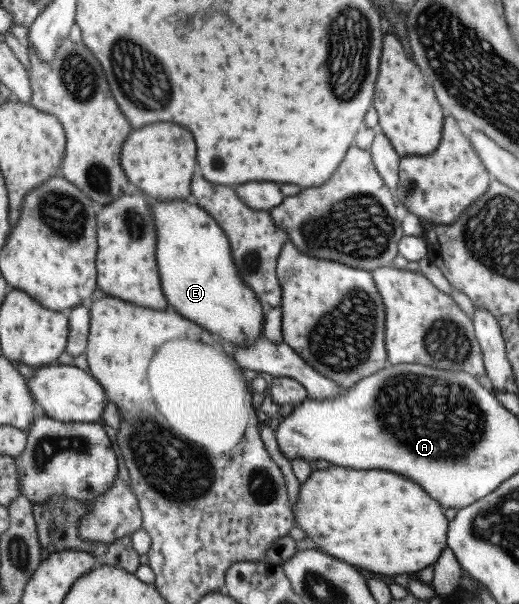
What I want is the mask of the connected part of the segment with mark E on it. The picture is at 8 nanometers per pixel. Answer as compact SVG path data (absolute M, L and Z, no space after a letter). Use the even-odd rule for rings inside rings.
M156 199L154 202L155 204L150 206L150 215L157 233L155 257L158 263L160 287L168 301L167 305L172 305L172 309L188 321L220 336L227 350L236 345L247 345L247 341L252 342L257 339L261 335L262 315L266 312L266 308L237 274L228 240L218 224L214 223L199 205L186 203L184 199L178 201Z

